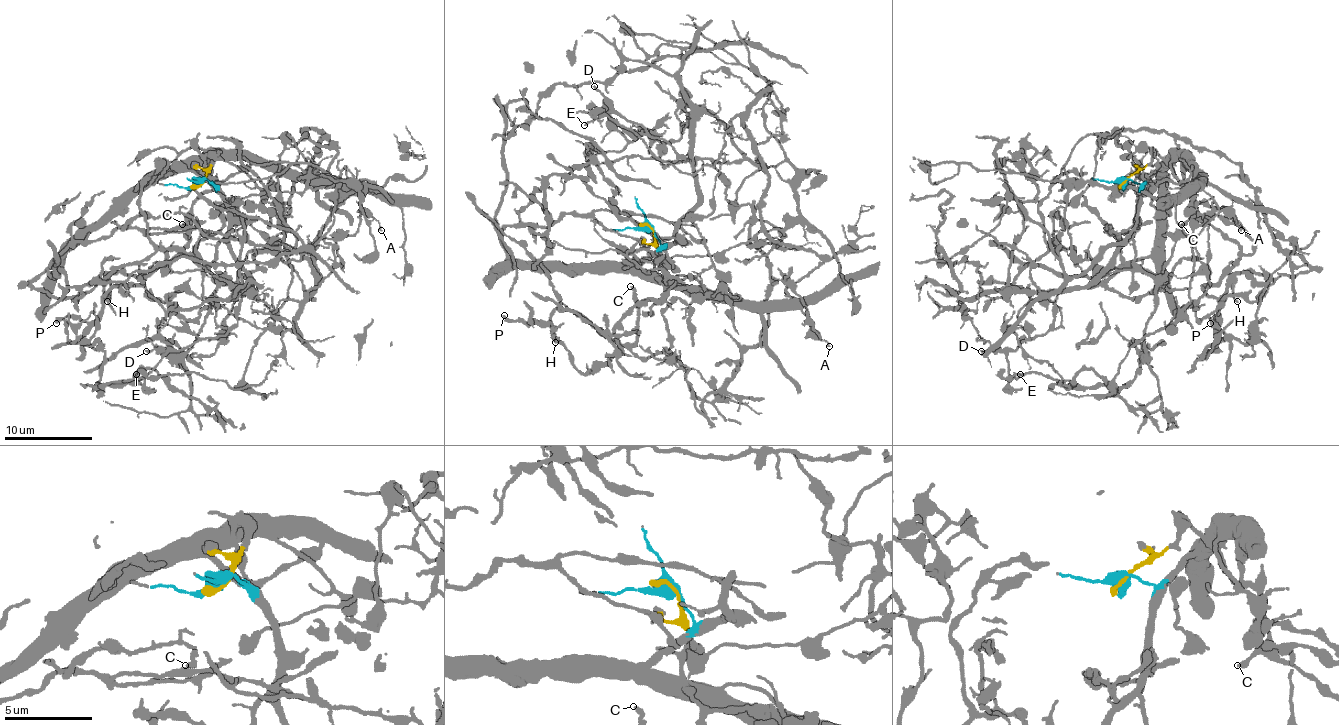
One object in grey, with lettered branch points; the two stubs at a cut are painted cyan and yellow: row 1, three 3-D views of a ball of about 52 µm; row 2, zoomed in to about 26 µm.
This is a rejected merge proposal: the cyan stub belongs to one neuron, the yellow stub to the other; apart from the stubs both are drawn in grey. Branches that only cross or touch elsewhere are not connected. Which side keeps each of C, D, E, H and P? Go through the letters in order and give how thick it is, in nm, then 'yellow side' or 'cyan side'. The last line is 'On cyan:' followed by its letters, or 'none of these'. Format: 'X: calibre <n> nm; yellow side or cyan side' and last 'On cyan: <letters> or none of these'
C: calibre 280 nm; yellow side
D: calibre 190 nm; cyan side
E: calibre 140 nm; cyan side
H: calibre 150 nm; yellow side
P: calibre 320 nm; yellow side
On cyan: D, E

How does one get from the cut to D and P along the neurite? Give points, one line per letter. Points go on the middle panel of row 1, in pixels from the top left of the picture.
D: (646, 226), (662, 244), (677, 240), (681, 218), (697, 202), (695, 167), (662, 138), (624, 119), (593, 86)
P: (648, 226), (664, 295), (640, 303), (633, 343), (615, 343), (569, 310), (556, 310), (549, 323), (503, 314)

